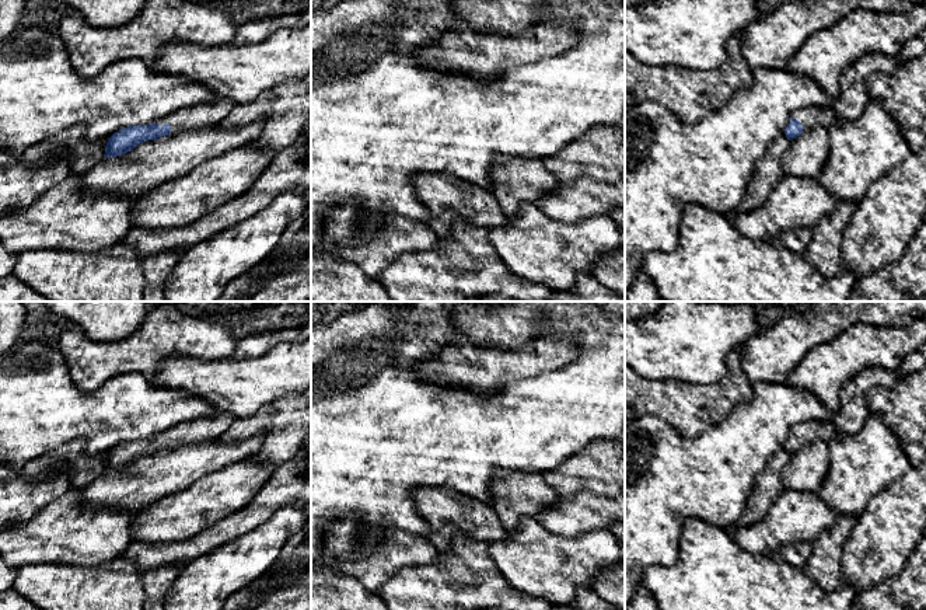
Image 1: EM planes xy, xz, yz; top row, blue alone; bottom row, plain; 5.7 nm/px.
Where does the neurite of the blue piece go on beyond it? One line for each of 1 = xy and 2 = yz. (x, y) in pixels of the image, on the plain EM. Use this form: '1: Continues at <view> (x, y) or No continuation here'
1: Continues at xy (212, 426)
2: Continues at yz (813, 431)

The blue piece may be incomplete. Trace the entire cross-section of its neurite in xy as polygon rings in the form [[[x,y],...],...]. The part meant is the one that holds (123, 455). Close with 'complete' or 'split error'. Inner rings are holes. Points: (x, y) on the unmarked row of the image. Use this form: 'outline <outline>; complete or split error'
outline [[[226,411],[182,422],[157,436],[132,439],[115,446],[108,452],[104,471],[118,471],[132,466],[137,459],[156,454],[189,443],[217,440],[228,433],[235,416]]]; split error

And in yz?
outline [[[832,415],[827,421],[810,421],[797,425],[792,429],[789,439],[785,443],[785,449],[789,454],[796,453],[803,446],[822,440],[831,442],[834,438],[842,435],[835,426]]]; split error

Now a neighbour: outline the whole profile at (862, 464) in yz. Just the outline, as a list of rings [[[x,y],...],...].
[[[870,415],[855,435],[839,435],[828,442],[829,467],[818,494],[839,516],[859,516],[870,499],[897,482],[911,470],[911,463],[892,429],[877,415]]]

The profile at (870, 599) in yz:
[[[926,530],[902,571],[860,592],[852,610],[926,610]]]

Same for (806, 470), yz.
[[[818,440],[790,454],[783,468],[783,487],[796,491],[818,491],[829,467],[828,443]]]

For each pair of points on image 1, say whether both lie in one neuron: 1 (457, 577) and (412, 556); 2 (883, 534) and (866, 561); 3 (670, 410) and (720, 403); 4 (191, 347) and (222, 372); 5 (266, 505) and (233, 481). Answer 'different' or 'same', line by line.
1: different
2: same
3: same
4: different
5: different

